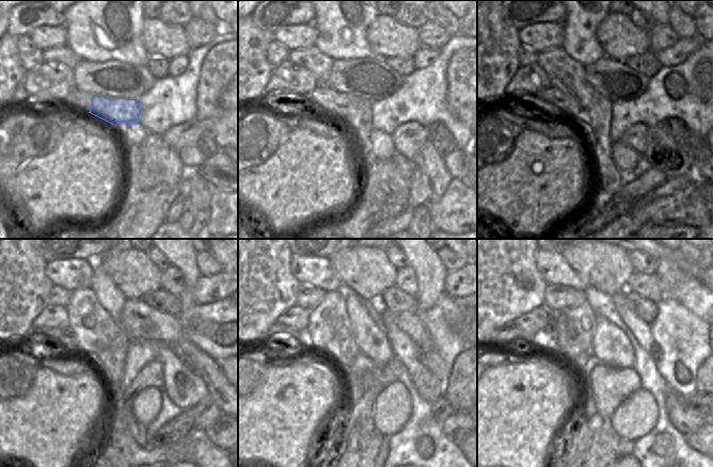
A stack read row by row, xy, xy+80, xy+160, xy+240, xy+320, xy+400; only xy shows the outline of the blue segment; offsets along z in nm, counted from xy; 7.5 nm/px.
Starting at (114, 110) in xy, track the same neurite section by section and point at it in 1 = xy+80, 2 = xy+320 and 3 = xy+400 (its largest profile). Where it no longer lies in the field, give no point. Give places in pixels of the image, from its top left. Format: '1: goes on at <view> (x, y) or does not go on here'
1: goes on at xy+80 (331, 102)
2: goes on at xy+320 (276, 331)
3: goes on at xy+400 (505, 335)

